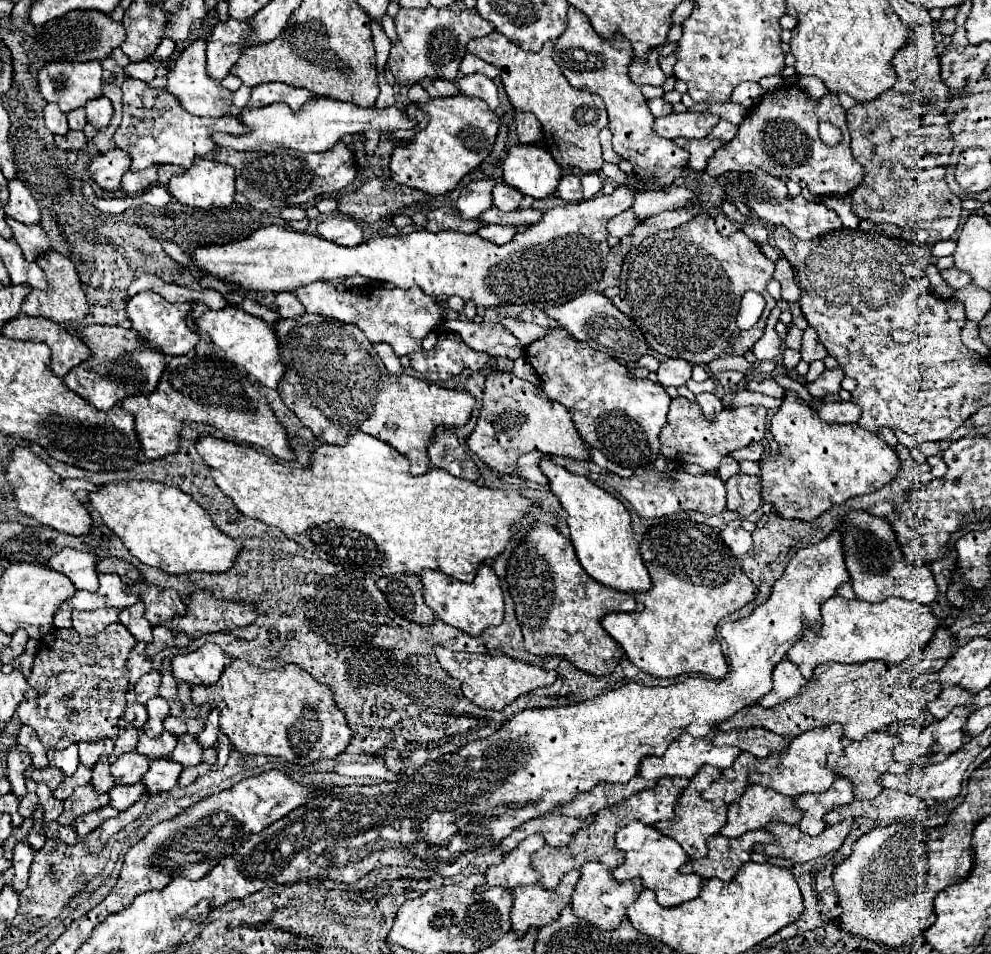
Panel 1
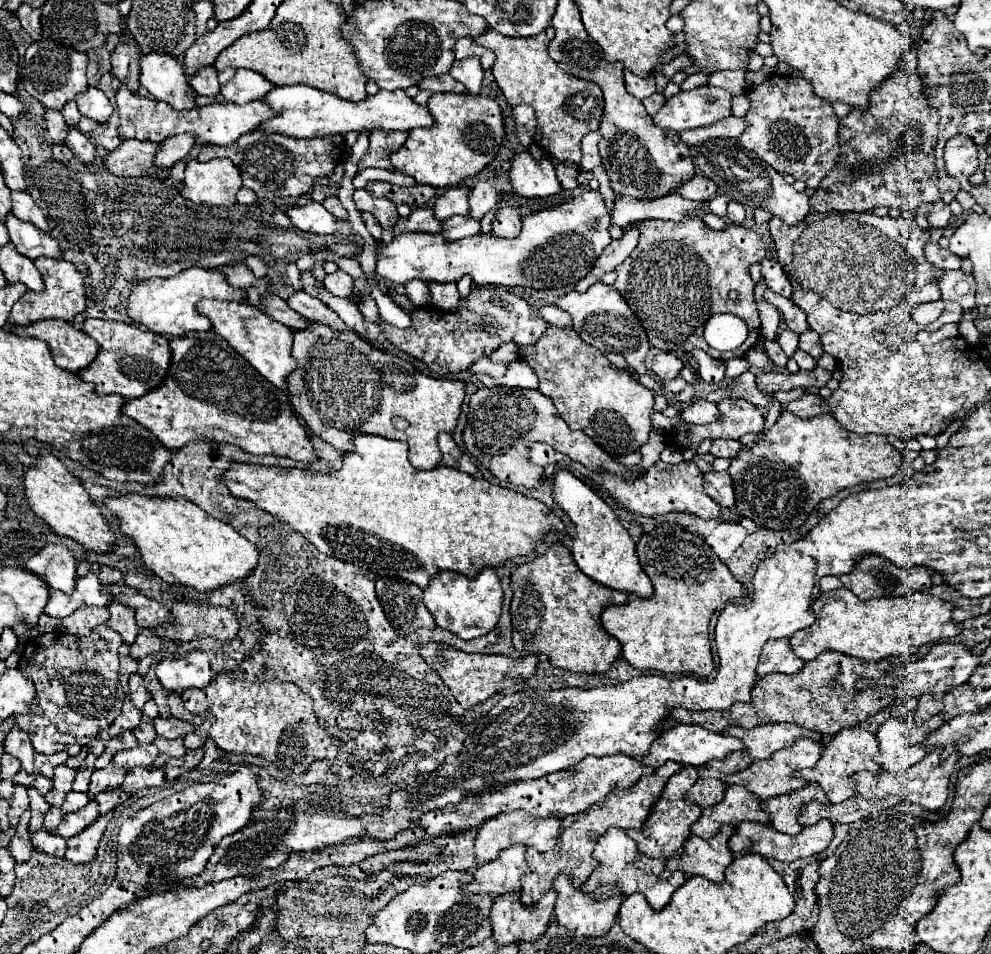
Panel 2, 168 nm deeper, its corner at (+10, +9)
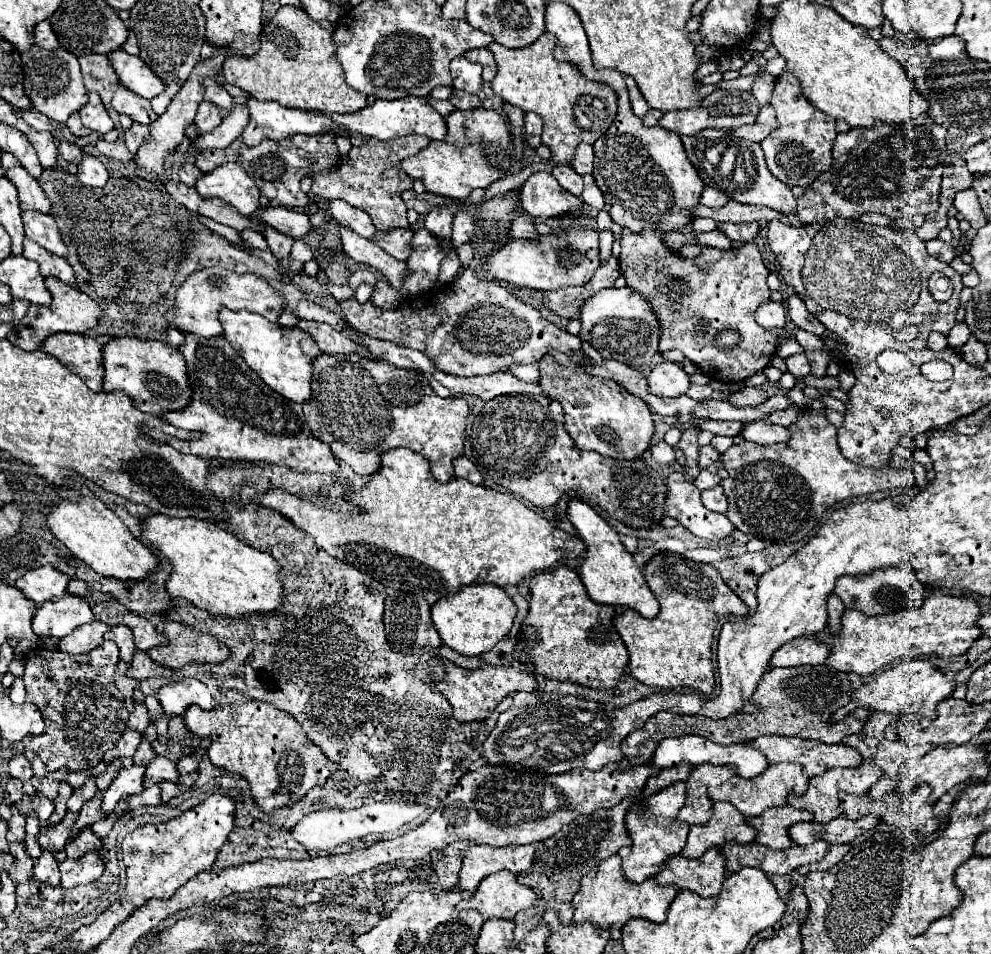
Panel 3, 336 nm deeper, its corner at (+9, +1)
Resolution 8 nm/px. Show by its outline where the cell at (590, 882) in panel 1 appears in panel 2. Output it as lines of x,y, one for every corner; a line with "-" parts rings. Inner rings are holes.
561,873
555,881
557,903
555,903
555,919
559,925
575,931
577,935
597,937
605,935
617,919
619,905
601,905
595,897
587,897
579,885
573,883
573,877

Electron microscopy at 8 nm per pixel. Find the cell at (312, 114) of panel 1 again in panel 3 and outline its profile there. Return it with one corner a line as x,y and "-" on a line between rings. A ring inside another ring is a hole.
402,97
396,101
378,99
374,105
356,111
352,115
332,115
332,119
340,125
334,129
334,135
368,135
376,139
396,139
404,135
426,135
430,139
446,137
446,119
428,103
426,97

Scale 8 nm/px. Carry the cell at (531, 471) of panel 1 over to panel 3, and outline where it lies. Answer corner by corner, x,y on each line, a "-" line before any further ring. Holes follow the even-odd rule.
672,473
668,477
666,515
676,517
690,533
716,543
728,539
734,531
726,515
704,509
700,491
694,483
688,483
682,473

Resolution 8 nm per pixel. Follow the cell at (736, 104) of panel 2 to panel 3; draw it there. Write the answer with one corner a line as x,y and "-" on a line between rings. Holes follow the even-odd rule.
762,71
762,73
756,77
756,81
754,81
754,85
752,85
752,93
756,95
760,107
764,107
766,103
770,103
774,85
776,85
776,79
774,79
768,71

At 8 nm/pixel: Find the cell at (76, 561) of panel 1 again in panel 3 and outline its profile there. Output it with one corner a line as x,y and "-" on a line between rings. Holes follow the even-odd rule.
50,565
32,569
24,577
20,577
20,581
16,581
16,589
20,589
26,599
38,605
52,597
64,597
66,585
68,577

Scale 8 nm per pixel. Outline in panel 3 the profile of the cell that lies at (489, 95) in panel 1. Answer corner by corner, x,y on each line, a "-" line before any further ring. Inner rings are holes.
454,57
450,63
454,87
468,91
468,93
478,93
482,85
482,69
476,63
470,63
466,57

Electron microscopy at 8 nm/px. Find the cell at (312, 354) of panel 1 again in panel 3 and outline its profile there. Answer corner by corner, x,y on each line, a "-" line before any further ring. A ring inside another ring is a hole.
318,355
314,361
314,379
312,379
312,399
304,403
304,415
310,431
316,439
328,443
332,453
346,461
356,473
372,475
380,469
380,455
396,449
408,447
424,455
430,461
432,475
440,483
454,479
452,461
464,451
464,429
468,417
468,403
464,397
438,397
428,385
422,373
412,369
400,369
386,361
372,361
360,355

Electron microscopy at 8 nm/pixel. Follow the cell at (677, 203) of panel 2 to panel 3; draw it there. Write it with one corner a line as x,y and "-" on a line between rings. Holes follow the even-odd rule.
730,201
728,205
720,207
720,209
710,209
704,205
698,205
692,209
692,217
710,217
714,221
730,221
730,223
750,223
750,221
772,221
778,219
784,225
794,225
788,217
784,217
782,213
776,213
774,209
768,207
756,207
756,205
744,205
738,201

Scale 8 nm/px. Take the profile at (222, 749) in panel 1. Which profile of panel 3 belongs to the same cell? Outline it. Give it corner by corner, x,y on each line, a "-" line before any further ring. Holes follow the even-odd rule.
204,755
202,761
200,761
200,767
198,767
198,773
200,773
200,777
198,777
198,781
196,781
196,787
202,787
202,785
206,785
212,777
222,775
224,771
218,769
218,767
214,767
214,765
210,763
210,759

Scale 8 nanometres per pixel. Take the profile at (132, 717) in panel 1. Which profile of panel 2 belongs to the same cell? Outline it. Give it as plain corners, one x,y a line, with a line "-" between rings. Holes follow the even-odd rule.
127,697
127,699
123,701
123,709
121,709
119,717
113,721
113,725
111,725
111,729
109,729
109,735
115,737
115,735
119,735
123,729
135,729
139,723
141,723
141,711
139,711
139,709
131,703
131,699

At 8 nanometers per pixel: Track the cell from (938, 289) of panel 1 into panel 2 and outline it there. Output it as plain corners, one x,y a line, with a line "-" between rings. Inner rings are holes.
943,271
943,277
937,279
937,287
943,295
943,301
961,303
965,311
975,307
975,279
971,273
959,271

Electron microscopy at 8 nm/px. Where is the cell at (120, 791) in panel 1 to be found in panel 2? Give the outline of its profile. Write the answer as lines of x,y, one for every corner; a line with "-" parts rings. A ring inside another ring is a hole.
121,787
119,789
105,789
103,793
97,793
95,799
99,803
99,813
103,815
103,813
115,809
117,805
125,803
129,799
129,793
125,789
121,789

